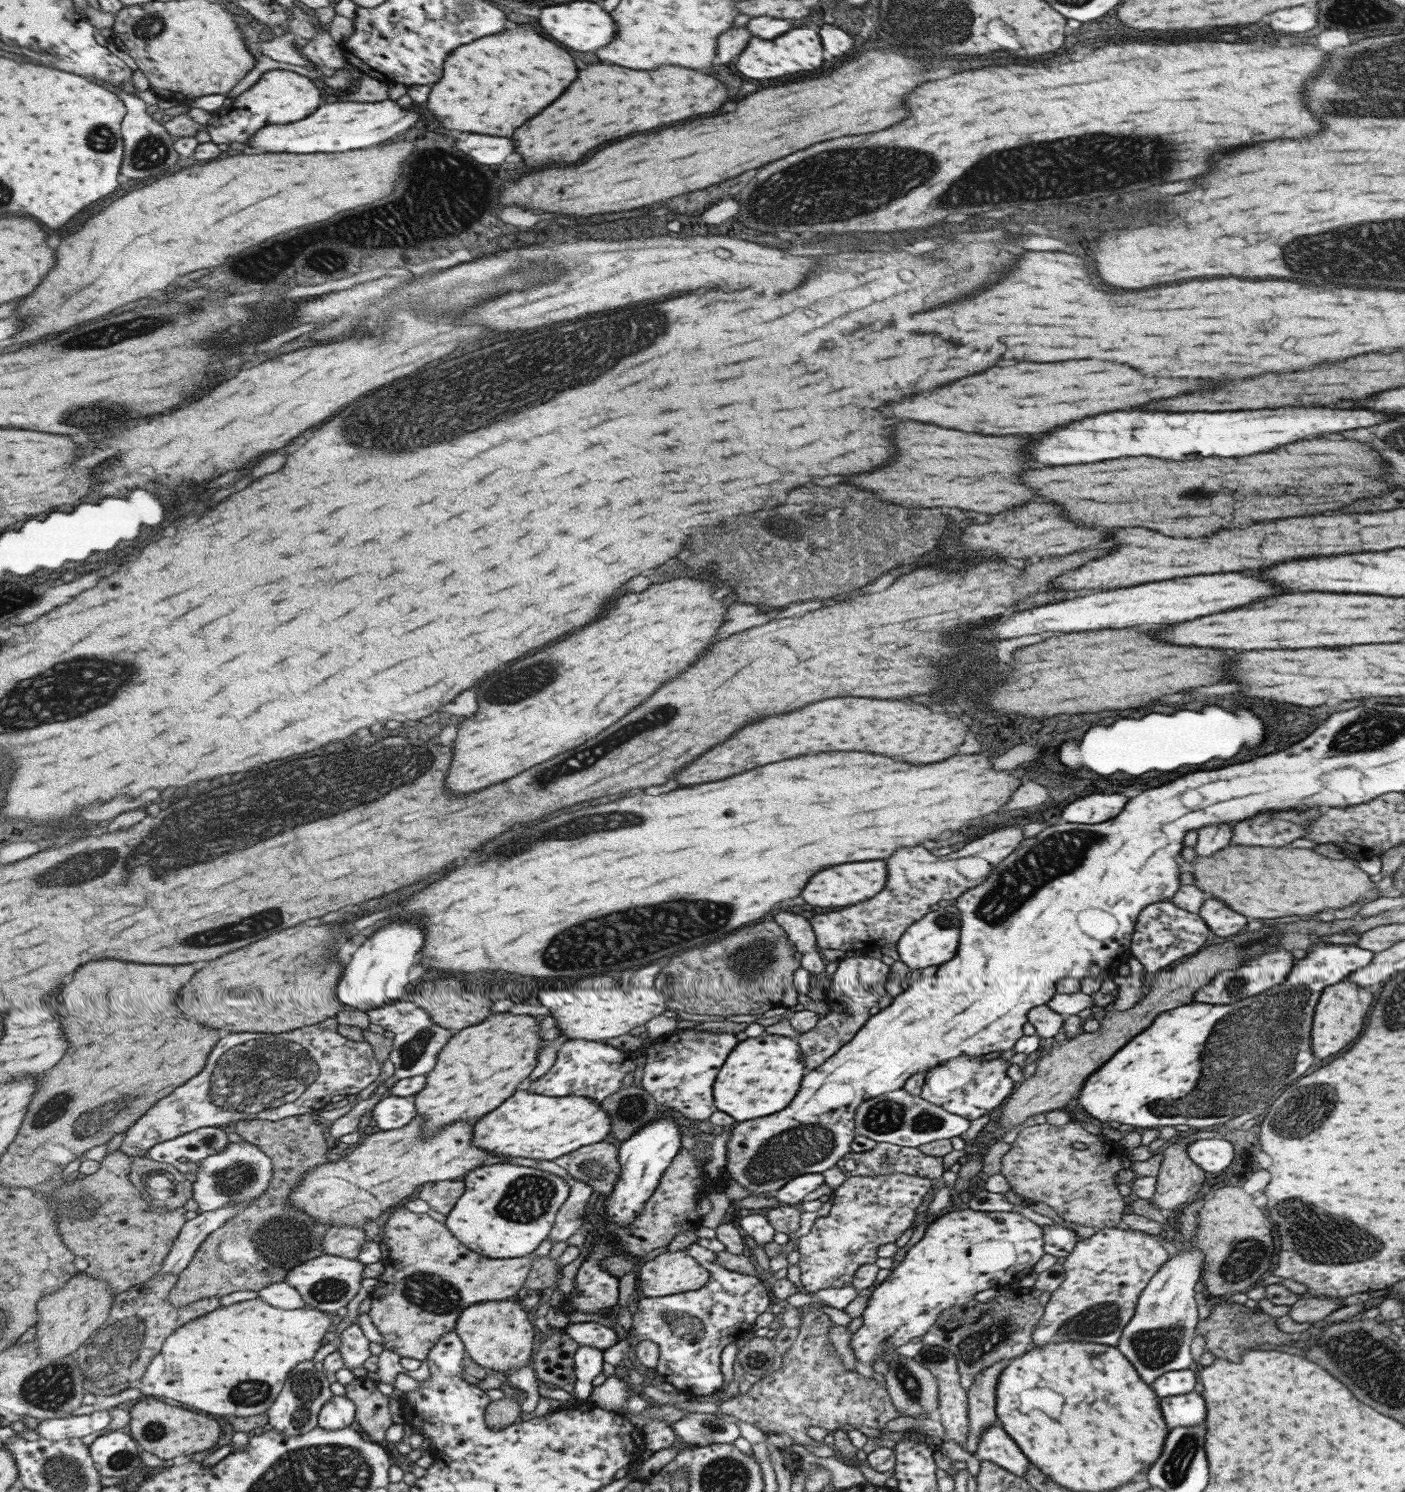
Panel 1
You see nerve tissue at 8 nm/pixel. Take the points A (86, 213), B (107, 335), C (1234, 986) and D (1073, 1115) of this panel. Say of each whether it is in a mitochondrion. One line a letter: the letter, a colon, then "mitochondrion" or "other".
A: other
B: mitochondrion
C: mitochondrion
D: other

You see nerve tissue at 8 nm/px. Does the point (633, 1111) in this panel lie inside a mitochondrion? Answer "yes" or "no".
yes

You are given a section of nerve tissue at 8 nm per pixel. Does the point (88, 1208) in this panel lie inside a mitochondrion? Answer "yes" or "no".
yes

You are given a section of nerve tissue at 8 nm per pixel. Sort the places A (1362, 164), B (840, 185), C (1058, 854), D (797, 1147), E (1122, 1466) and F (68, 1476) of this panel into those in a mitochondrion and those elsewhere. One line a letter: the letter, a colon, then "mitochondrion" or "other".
A: other
B: mitochondrion
C: mitochondrion
D: mitochondrion
E: other
F: mitochondrion

